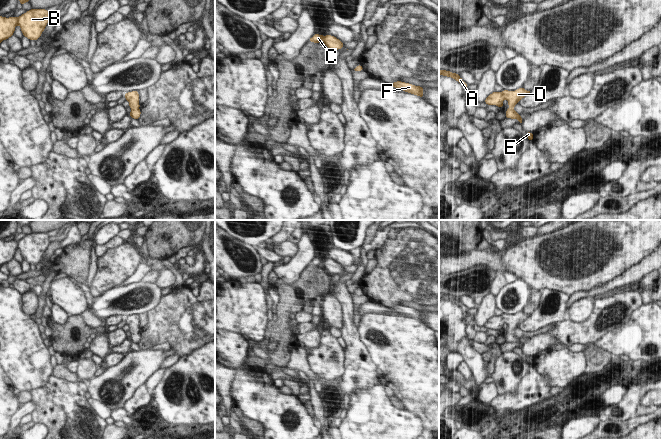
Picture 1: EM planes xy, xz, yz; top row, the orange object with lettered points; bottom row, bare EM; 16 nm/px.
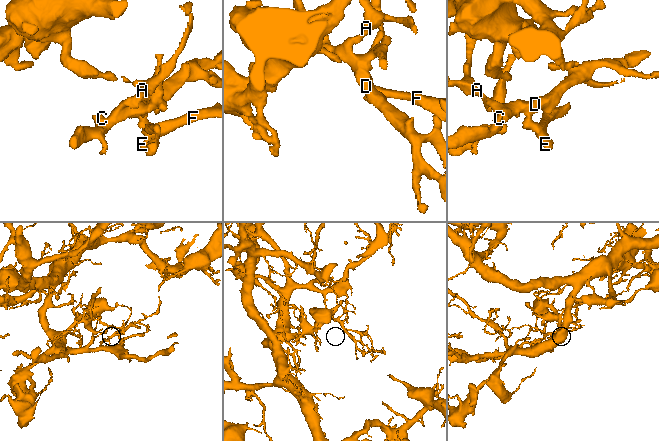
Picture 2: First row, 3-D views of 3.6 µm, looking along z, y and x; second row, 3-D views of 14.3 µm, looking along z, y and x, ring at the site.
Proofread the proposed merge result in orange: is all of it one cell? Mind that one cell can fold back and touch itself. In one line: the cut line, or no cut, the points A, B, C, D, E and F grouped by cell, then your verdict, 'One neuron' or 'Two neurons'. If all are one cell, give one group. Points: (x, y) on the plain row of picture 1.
No split. Groups: A B C D E F. One neuron

